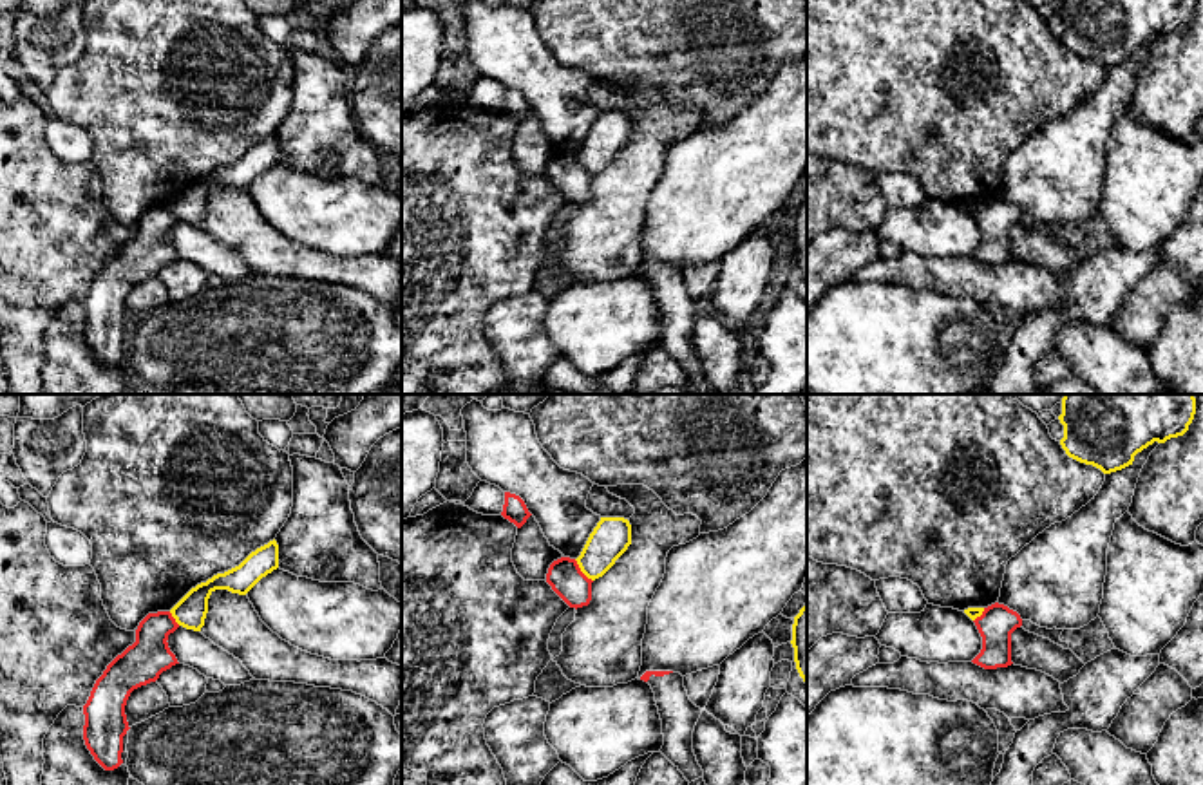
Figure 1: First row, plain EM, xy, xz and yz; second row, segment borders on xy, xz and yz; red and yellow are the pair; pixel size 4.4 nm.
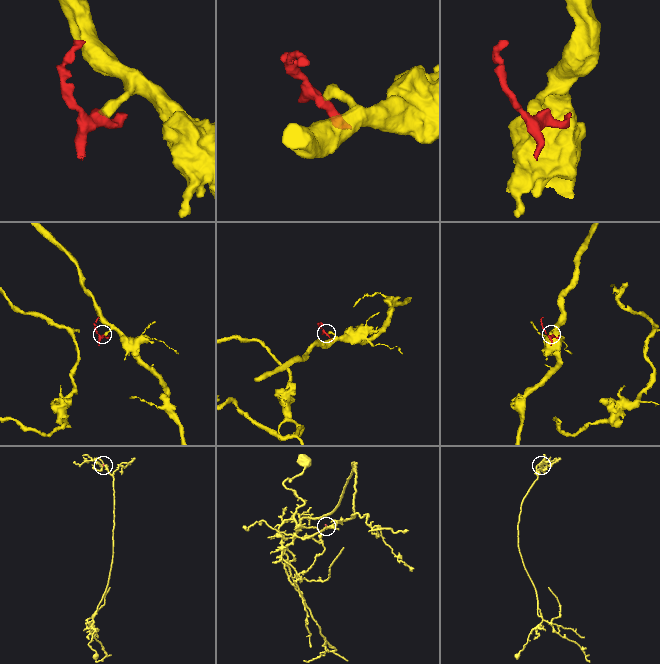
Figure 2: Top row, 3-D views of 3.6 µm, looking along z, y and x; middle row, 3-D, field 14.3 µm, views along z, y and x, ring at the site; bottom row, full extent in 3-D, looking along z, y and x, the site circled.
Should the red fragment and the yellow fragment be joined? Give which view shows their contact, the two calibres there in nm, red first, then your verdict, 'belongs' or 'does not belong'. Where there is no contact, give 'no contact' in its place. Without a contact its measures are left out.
xz | 150/170 nm | does not belong

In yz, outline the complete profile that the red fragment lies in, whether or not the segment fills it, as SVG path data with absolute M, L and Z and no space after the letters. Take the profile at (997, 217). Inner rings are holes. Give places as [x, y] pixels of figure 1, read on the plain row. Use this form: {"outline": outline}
{"outline": "M995 197L973 217L982 232L982 244L971 257L984 264L1011 260L1011 228L1022 221L1020 210Z"}

